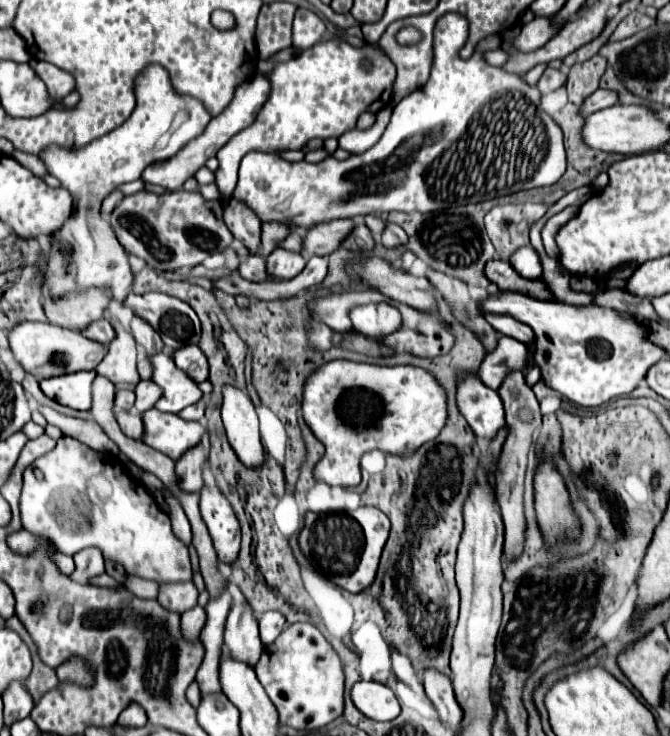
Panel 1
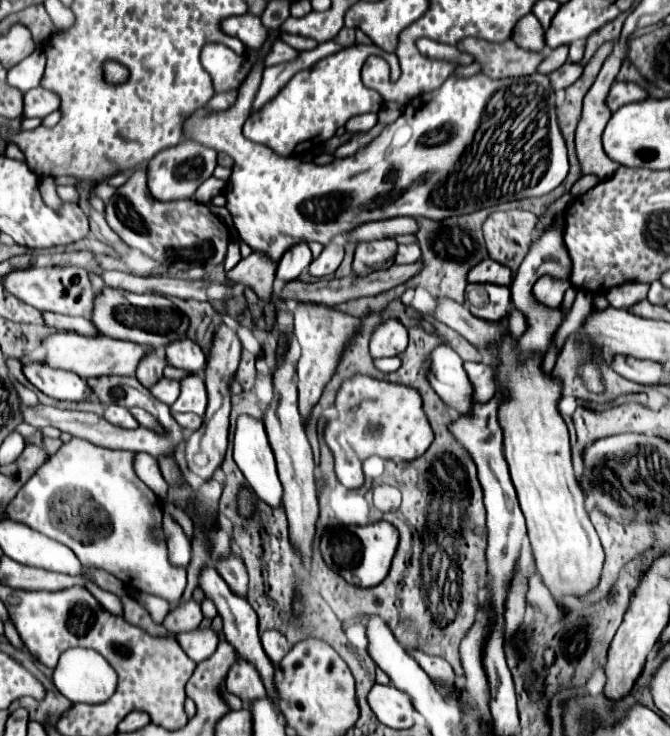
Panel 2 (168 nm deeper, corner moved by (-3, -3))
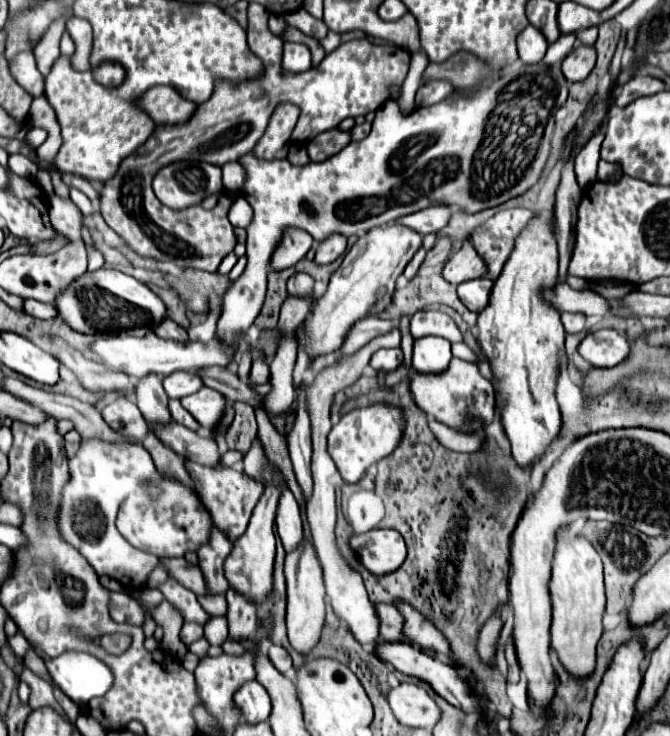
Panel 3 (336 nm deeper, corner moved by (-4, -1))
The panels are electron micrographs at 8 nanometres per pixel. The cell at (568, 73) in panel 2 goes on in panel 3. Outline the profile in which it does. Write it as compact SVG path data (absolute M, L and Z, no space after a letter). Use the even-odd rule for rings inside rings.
M581 45L577 49L573 49L563 61L561 61L561 69L563 69L563 75L569 83L575 83L575 81L583 81L589 71L593 69L595 65L595 59L597 59L597 53L593 47L587 47L587 45Z

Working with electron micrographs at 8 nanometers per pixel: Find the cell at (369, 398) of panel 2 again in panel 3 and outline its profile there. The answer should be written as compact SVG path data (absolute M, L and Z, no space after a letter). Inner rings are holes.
M371 405L365 409L355 409L341 417L337 425L331 427L327 435L327 451L335 461L341 477L345 483L357 483L369 465L377 463L379 459L393 453L397 441L403 435L403 415L393 405Z

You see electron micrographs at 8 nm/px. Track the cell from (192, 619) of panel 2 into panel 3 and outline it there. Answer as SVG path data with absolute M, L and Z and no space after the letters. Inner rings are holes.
M185 623L183 629L181 629L181 641L185 645L191 645L193 641L201 639L203 637L203 627L197 625L197 623Z

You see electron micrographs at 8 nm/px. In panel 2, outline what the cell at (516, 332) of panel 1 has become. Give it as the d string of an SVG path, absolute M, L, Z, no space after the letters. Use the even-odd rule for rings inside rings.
M470 283L466 287L466 301L470 305L470 313L480 319L492 323L502 323L508 319L508 311L510 311L508 287L492 285L492 283Z

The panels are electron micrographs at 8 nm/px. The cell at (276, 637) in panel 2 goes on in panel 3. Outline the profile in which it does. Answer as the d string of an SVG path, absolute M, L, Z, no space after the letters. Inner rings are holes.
M271 645L269 647L269 659L281 673L289 673L291 671L291 657L281 645Z

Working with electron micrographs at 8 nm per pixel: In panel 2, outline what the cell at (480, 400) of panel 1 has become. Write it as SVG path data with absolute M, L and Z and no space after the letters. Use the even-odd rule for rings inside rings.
M436 347L428 359L428 381L442 401L458 415L472 415L474 387L462 367L462 359L450 347Z

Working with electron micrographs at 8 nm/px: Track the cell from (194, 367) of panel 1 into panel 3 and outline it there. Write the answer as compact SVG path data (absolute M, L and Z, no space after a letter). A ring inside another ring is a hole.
M165 319L161 321L161 325L157 325L157 329L153 329L155 335L163 337L163 339L173 339L173 341L187 341L187 331L183 327L179 327L175 321Z

